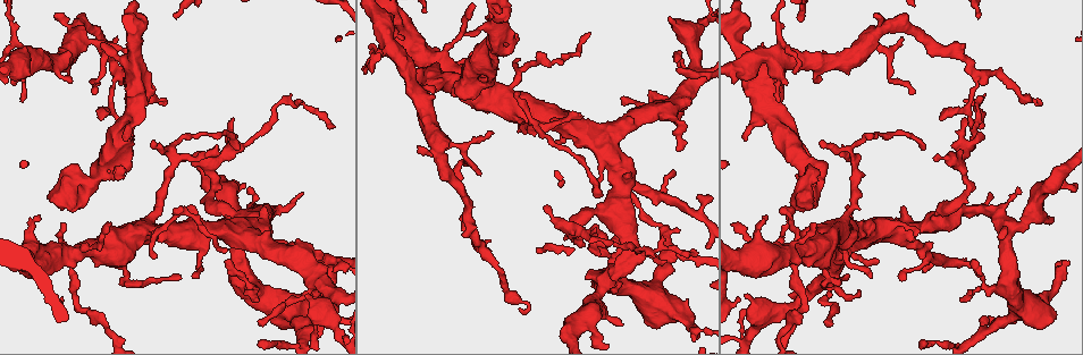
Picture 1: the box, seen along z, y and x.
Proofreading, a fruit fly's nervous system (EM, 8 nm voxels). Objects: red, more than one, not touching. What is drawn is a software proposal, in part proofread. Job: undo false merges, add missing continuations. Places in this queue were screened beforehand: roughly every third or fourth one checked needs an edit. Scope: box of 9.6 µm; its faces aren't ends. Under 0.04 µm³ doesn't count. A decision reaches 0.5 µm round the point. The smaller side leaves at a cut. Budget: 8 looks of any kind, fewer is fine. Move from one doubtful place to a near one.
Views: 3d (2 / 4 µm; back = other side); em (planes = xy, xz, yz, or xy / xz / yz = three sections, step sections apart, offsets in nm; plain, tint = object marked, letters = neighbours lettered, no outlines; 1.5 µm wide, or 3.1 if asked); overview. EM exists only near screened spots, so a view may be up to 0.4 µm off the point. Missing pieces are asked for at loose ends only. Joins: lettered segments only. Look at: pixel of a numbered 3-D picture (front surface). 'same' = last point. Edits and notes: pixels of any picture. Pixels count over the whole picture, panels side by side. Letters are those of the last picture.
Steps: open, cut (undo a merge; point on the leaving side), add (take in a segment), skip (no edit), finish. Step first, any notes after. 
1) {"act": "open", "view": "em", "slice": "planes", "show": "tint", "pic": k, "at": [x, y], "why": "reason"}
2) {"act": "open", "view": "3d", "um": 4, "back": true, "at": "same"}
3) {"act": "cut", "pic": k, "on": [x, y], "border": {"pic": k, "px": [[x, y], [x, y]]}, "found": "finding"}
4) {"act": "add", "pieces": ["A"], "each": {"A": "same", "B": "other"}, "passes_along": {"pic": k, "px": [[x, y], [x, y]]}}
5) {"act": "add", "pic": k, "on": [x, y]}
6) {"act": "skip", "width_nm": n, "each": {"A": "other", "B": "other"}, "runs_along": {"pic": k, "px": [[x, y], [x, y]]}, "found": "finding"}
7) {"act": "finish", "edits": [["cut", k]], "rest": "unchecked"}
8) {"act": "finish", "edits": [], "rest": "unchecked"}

{"act": "open", "view": "em", "slice": "planes", "show": "letters", "pic": 1, "at": [157, 256], "why": "branch stops here"}

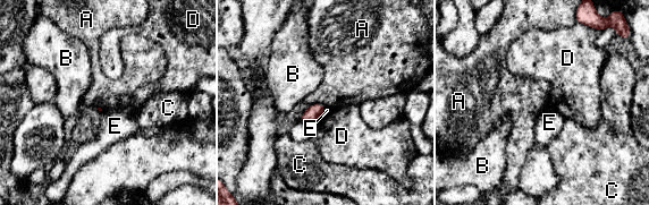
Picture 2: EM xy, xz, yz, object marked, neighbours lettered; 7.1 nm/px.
{"act": "skip", "longest_contact_nm": ["A", 130], "each": {"A": "other", "B": "other", "C": "other", "D": "other", "E": "other"}, "found": "none of them fits"}

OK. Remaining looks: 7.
{"act": "open", "view": "3d", "um": 2, "pic": 1, "at": [128, 168], "why": "closes a loop"}

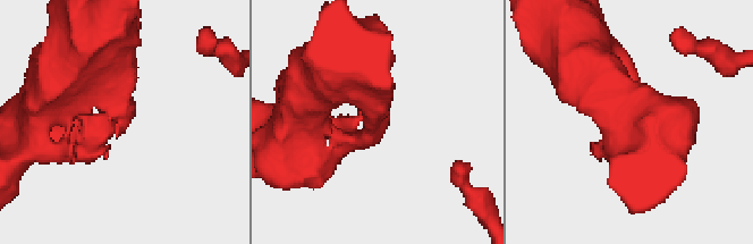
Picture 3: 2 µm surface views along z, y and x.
{"act": "open", "view": "em", "slice": "planes", "show": "plain", "pic": 3, "at": [370, 133]}

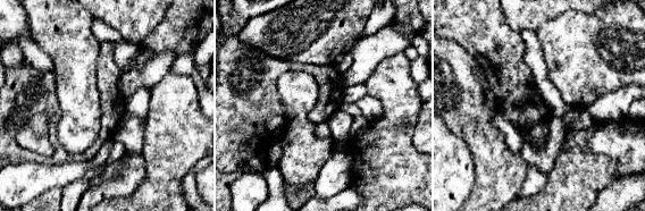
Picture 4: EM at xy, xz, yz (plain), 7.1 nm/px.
{"act": "open", "view": "em", "slice": "planes", "show": "letters", "at": "same", "why": "what lies round it"}

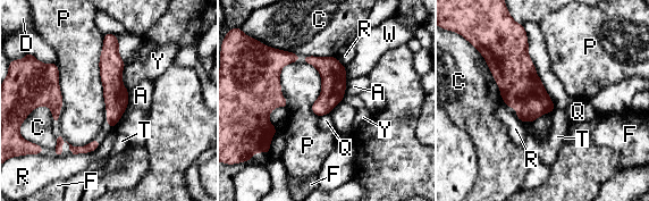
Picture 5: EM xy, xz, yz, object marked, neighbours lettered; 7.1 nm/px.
{"act": "skip", "width_nm": 180, "each": {"A": "other", "C": "other", "D": "other", "F": "other", "P": "other", "Q": "other", "R": "other", "T": "other", "W": "other", "Y": "other"}, "border": {"pic": 5, "px": [[103, 34], [99, 77], [106, 107]]}, "found": "one neuron here"}

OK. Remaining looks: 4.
{"act": "open", "view": "em", "slice": "xy", "step": 8, "show": "tint", "pic": 1, "at": [546, 206], "why": "free end"}

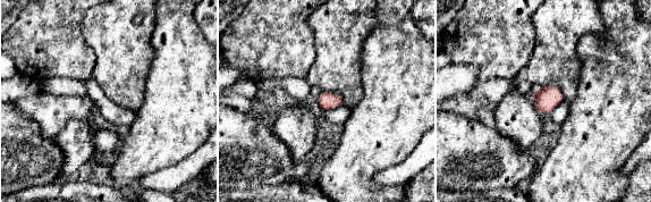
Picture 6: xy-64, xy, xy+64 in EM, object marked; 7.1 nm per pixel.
{"act": "open", "view": "em", "slice": "planes", "show": "letters", "at": "same"}

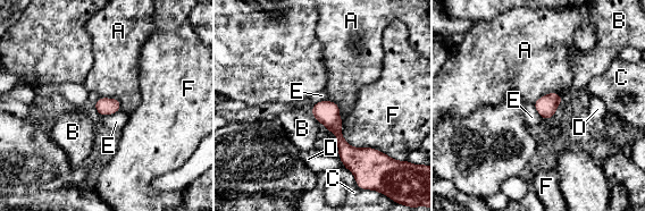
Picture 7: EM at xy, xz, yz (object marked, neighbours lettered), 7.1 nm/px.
{"act": "skip", "each": {"A": "other", "B": "other", "C": "other", "D": "other", "E": "other", "F": "other"}, "found": "none of them fits"}

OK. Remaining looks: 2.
{"act": "open", "view": "3d", "um": 4, "pic": 1, "at": [492, 133]}

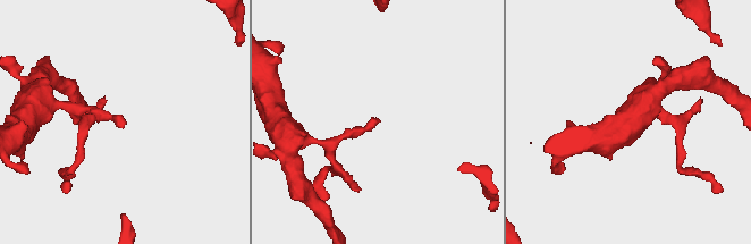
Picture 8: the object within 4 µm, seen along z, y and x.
{"act": "open", "view": "em", "slice": "planes", "show": "letters", "pic": 8, "at": [124, 126]}

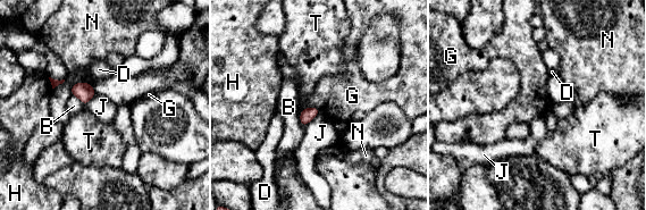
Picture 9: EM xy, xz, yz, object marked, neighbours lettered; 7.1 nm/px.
{"act": "skip", "longest_contact_nm": ["J", 180], "each": {"B": "other", "D": "other", "G": "other", "H": "other", "J": "other", "N": "other", "T": "other"}, "border": {"pic": 9, "px": [[309, 106], [321, 109]]}, "found": "no lettered segment goes on from it"}

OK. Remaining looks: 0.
{"act": "finish", "edits": [], "rest": "unchecked"}

